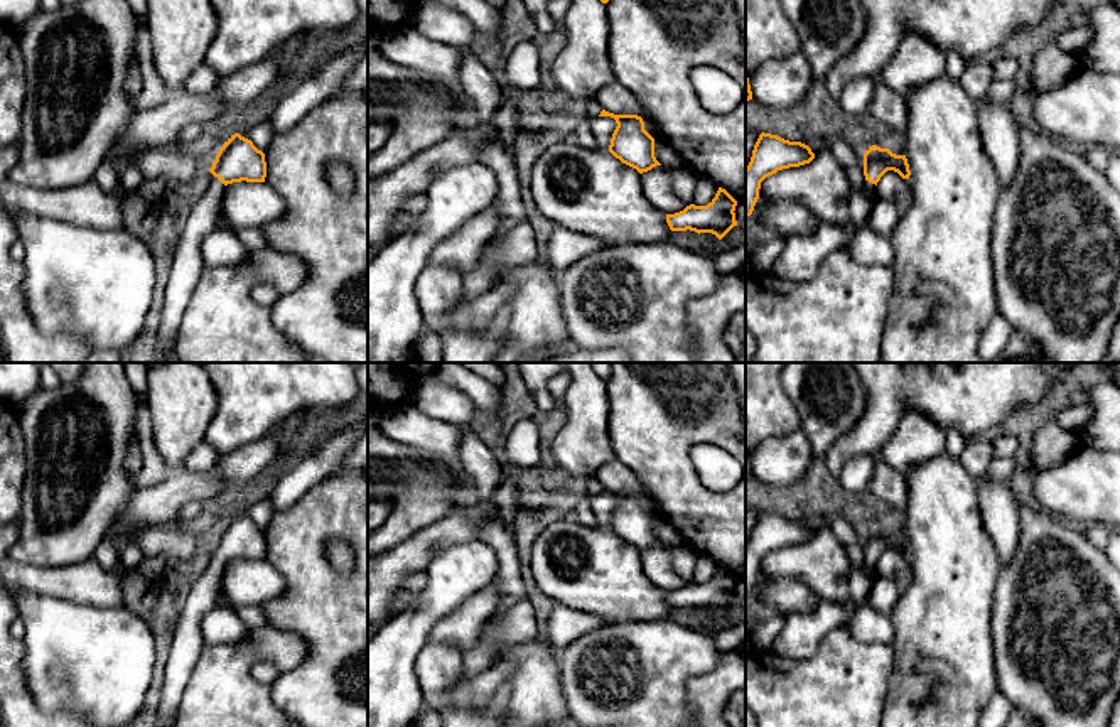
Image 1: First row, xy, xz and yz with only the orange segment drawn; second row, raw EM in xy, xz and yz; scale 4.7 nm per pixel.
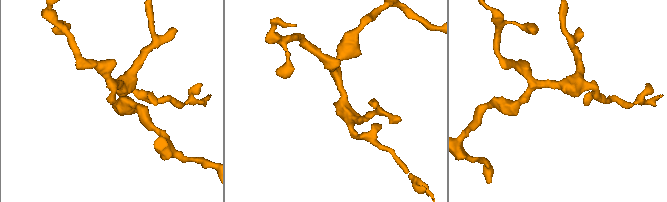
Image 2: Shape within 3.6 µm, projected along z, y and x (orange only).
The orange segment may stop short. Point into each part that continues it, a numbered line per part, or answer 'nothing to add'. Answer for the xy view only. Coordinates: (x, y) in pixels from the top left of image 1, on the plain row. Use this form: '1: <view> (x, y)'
1: xy (188, 645)

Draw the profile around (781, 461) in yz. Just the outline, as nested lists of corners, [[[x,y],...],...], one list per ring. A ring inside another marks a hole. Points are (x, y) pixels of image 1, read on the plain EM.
[[[801,428],[767,439],[749,454],[752,477],[776,487],[794,487],[808,474],[813,459],[810,440]]]

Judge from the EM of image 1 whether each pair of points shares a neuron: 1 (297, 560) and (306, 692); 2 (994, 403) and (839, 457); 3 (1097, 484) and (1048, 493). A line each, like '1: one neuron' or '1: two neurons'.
1: one neuron
2: one neuron
3: one neuron

